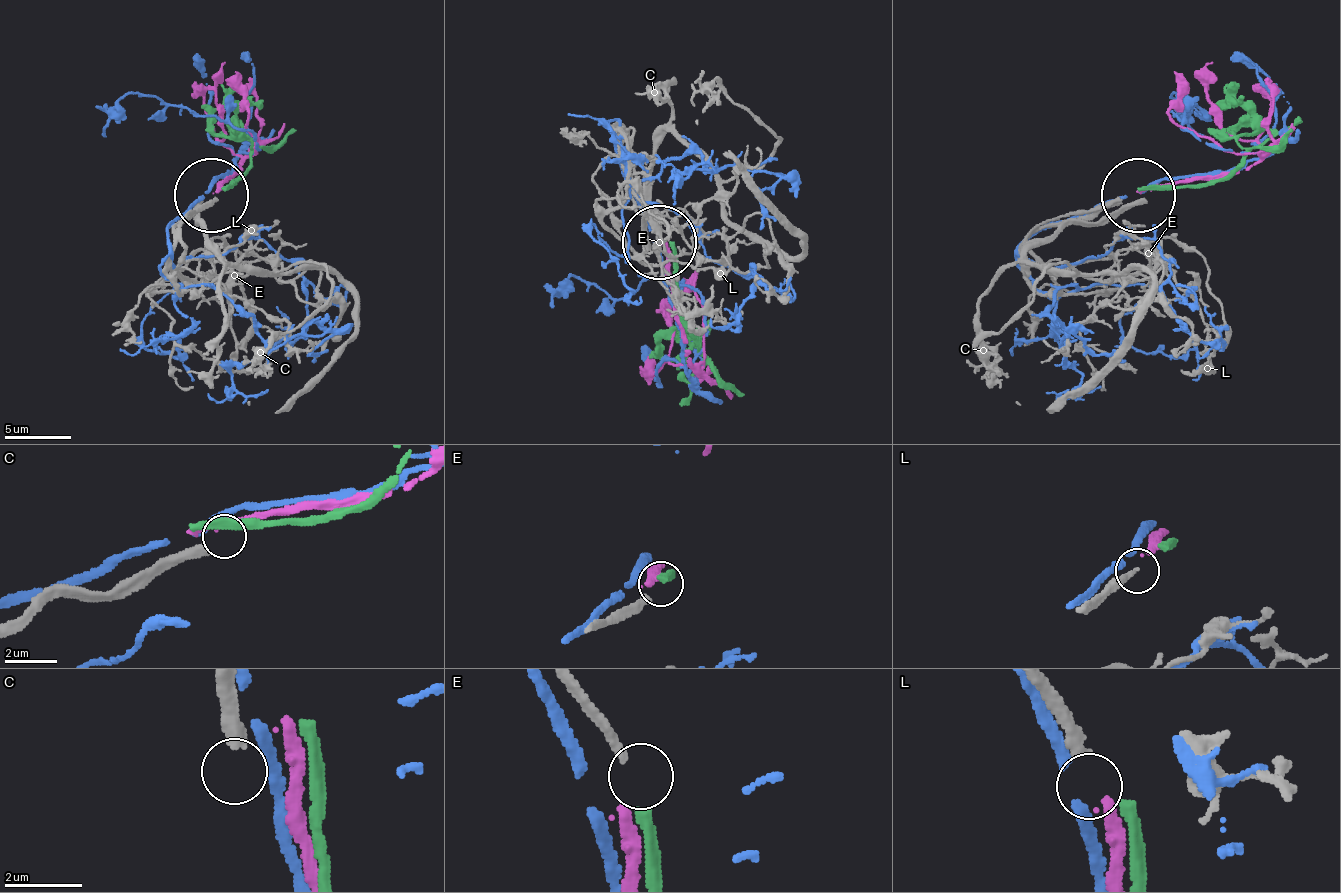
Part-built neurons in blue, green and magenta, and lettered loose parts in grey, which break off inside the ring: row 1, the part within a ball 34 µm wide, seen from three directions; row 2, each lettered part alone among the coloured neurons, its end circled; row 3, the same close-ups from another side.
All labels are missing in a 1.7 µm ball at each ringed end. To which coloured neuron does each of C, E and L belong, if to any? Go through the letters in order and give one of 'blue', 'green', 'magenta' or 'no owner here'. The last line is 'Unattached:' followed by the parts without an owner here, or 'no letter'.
C: no owner here
E: green
L: magenta
Unattached: C

